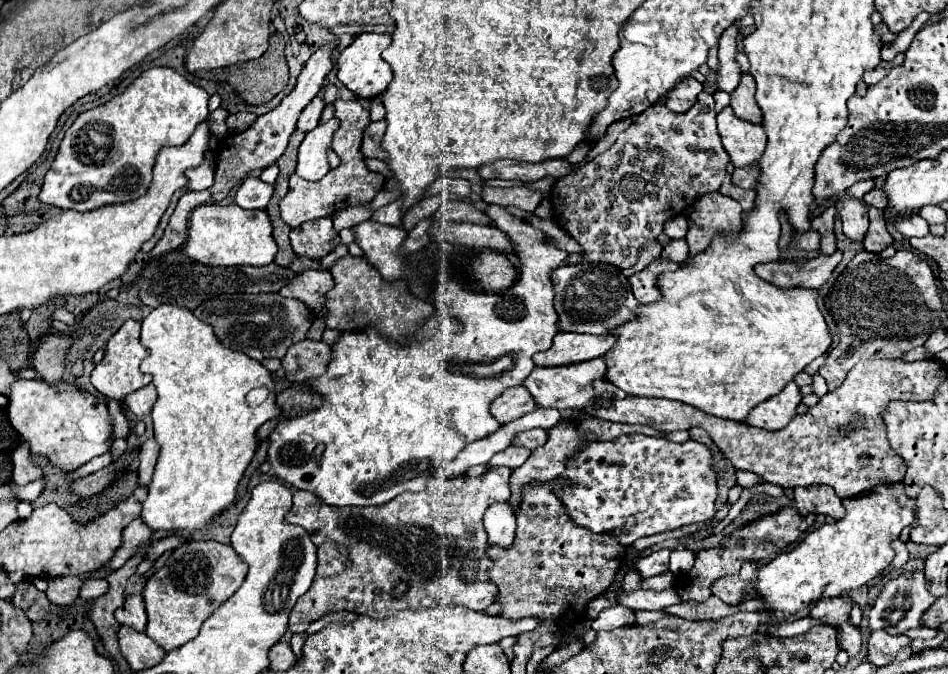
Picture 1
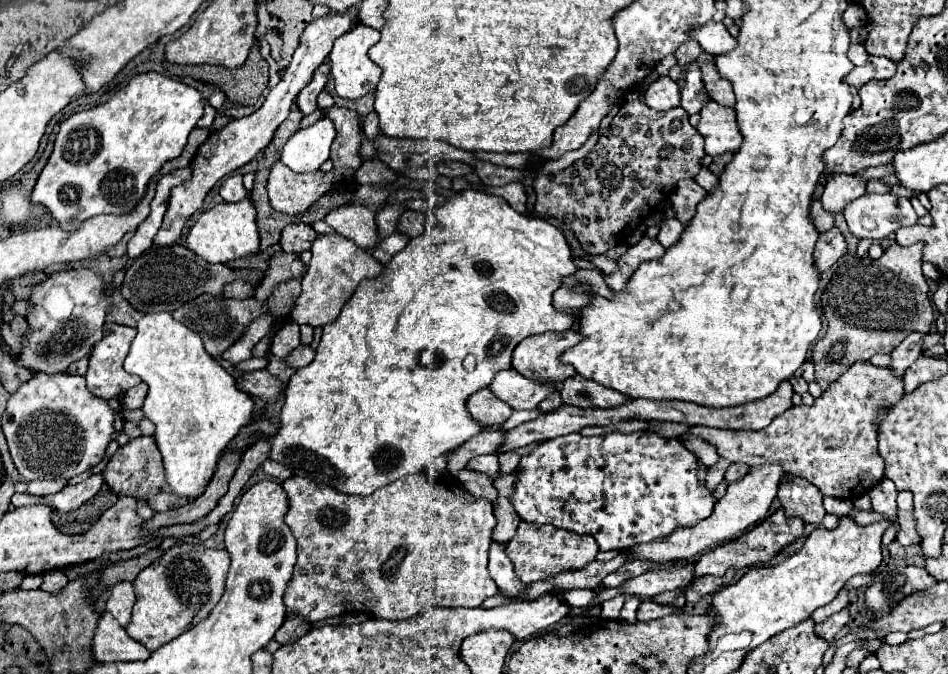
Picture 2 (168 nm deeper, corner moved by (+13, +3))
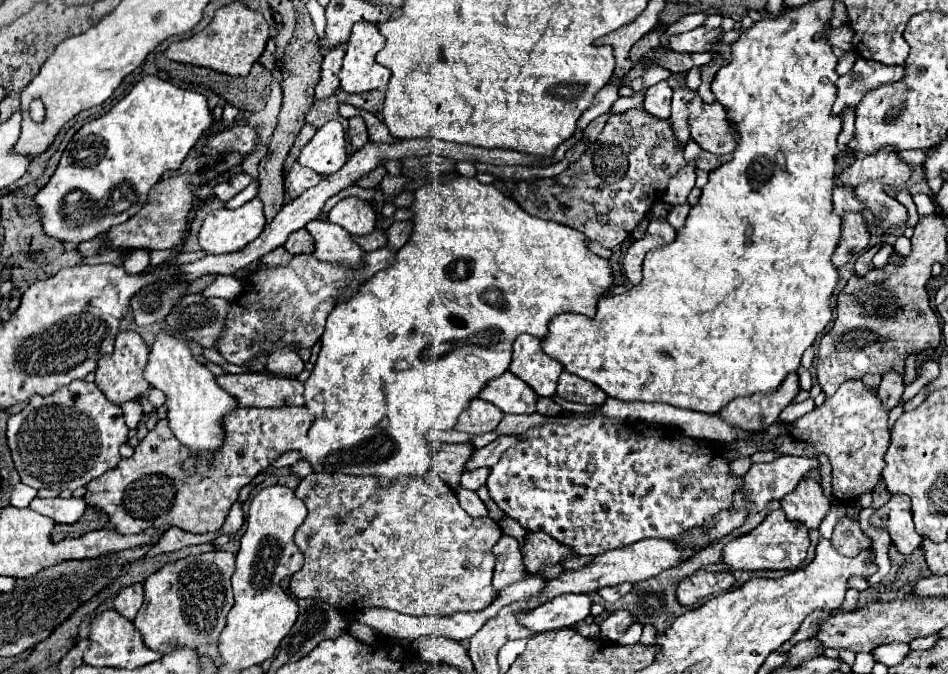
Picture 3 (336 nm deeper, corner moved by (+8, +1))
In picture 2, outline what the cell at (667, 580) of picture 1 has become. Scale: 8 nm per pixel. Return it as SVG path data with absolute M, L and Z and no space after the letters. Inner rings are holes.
M619 594L601 604L601 616L605 620L616 620L620 615L620 611L625 602L625 595Z

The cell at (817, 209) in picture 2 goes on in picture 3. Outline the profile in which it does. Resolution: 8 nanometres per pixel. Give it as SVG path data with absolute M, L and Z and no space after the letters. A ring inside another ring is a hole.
M836 186L834 188L834 208L838 214L844 212L862 212L864 206L860 206L860 202L856 202L856 194L854 188L846 188L846 186Z

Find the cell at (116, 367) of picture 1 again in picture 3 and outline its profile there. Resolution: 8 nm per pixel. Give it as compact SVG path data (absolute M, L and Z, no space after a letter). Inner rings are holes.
M120 332L118 338L116 338L114 352L98 362L96 386L106 394L106 398L110 402L124 404L128 400L138 400L150 388L150 384L144 378L144 366L146 364L148 364L148 348L146 348L144 340L140 338L140 334Z

